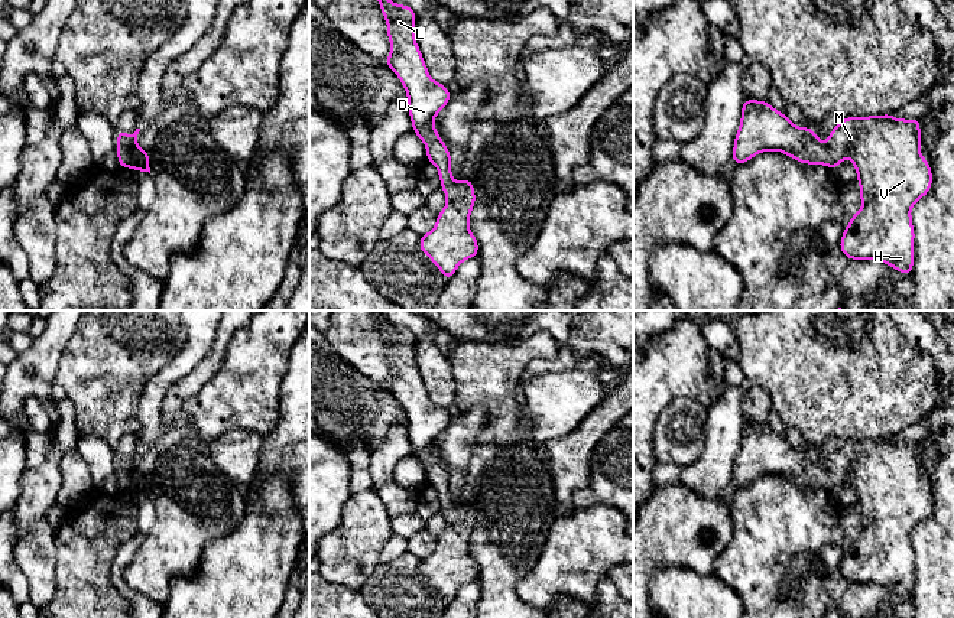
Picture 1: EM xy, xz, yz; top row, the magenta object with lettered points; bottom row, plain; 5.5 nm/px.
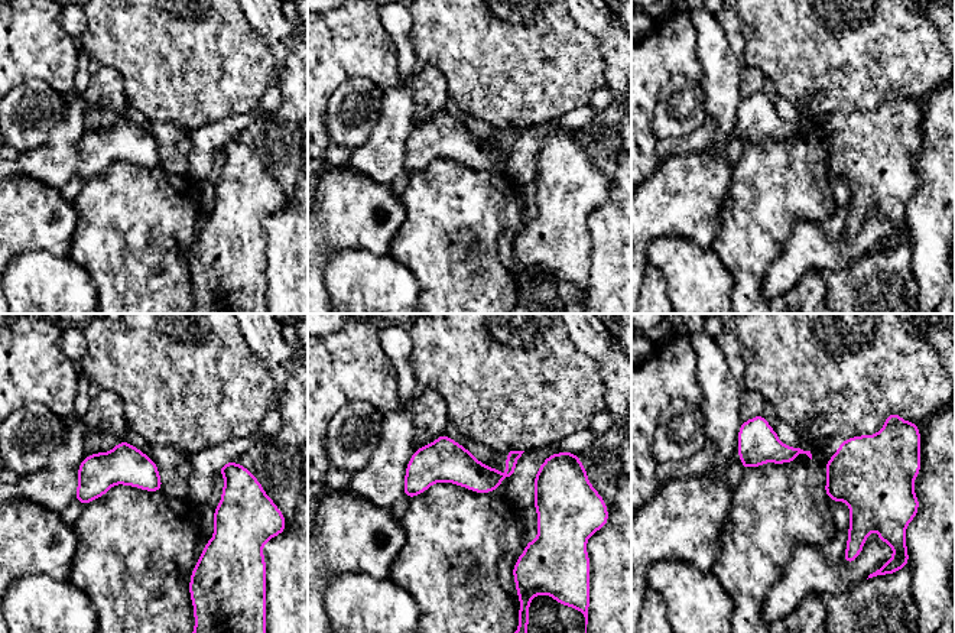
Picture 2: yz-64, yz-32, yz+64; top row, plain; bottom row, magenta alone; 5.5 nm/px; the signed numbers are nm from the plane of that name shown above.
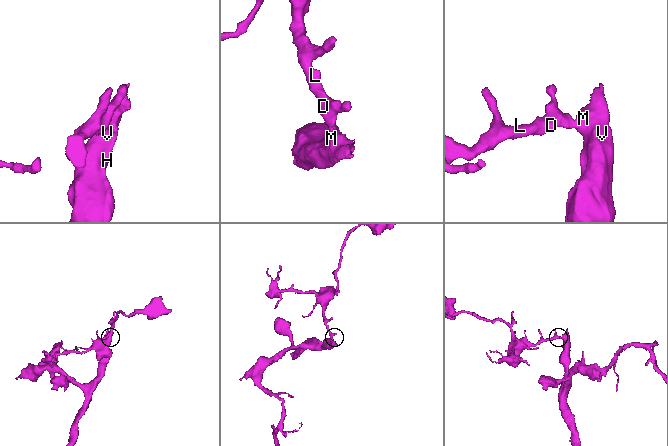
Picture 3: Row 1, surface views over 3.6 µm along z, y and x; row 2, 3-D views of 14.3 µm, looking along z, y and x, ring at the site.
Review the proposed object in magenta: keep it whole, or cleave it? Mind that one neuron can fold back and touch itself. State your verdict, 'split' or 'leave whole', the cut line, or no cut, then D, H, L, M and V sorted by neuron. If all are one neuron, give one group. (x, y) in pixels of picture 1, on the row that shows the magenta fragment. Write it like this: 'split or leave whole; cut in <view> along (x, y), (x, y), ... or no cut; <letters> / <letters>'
leave whole; no cut; D H L M V

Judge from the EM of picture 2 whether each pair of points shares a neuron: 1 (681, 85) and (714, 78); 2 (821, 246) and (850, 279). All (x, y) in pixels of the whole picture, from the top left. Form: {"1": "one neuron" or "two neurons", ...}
{"1": "two neurons", "2": "two neurons"}

